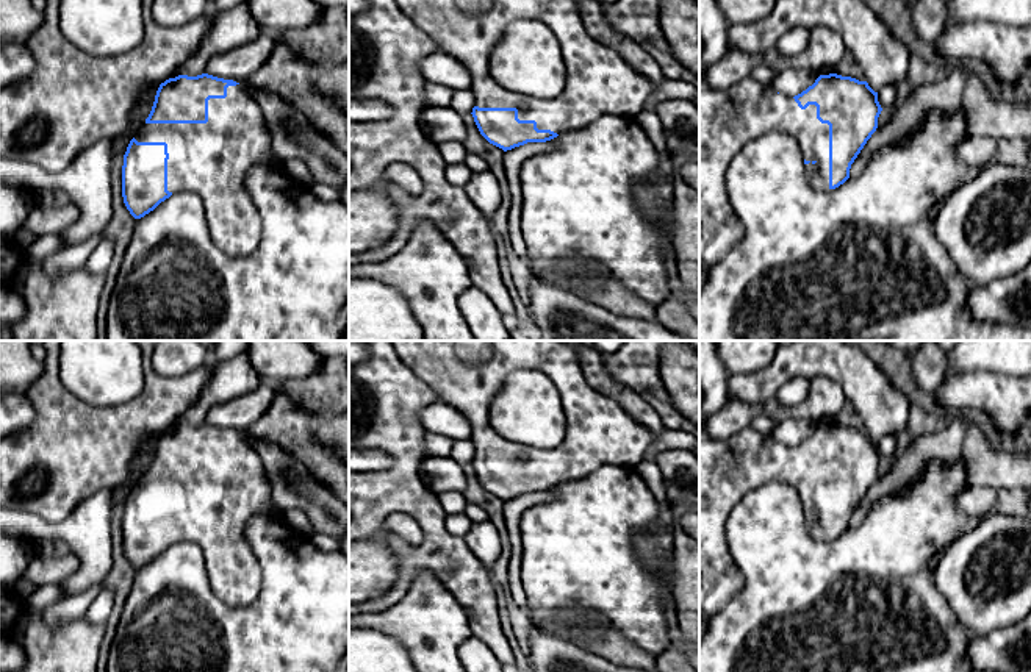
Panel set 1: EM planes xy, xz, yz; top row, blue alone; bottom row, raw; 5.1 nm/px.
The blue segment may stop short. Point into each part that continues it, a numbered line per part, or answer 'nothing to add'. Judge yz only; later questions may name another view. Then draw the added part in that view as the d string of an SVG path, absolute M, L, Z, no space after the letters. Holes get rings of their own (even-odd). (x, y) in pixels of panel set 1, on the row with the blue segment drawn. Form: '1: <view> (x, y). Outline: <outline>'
1: yz (729, 119). Outline: M707 72L699 75L699 263L709 267L723 259L743 238L743 225L726 189L726 170L738 152L760 136L781 131L799 145L809 183L817 191L829 189L829 125L817 119L817 106L801 109L793 97L778 94L770 84L751 75L726 91L707 84Z

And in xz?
1: xz (599, 80). Outline: M396 0L402 13L426 34L429 34L440 52L457 59L471 77L471 94L479 108L516 108L519 120L535 120L538 130L551 130L557 134L566 134L582 130L604 114L637 116L648 108L648 98L654 91L652 83L632 67L618 52L591 38L584 27L579 14L577 0ZM518 19L530 19L544 23L557 38L563 63L566 66L565 89L551 98L533 98L498 84L490 75L490 53L499 42L504 30Z

